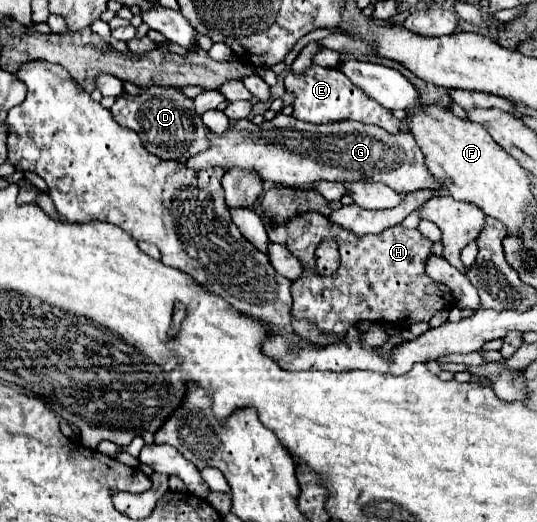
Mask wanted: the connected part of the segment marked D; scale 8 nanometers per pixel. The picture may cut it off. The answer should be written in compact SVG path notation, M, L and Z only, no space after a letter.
M151 86L143 88L139 96L121 96L115 100L111 114L121 126L135 130L143 140L143 146L163 160L185 162L189 156L209 146L207 142L209 130L201 122L201 116L195 112L193 100L185 98L177 88Z

